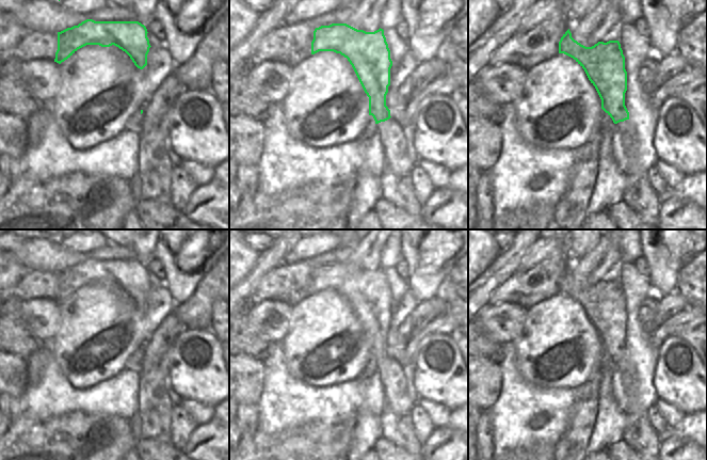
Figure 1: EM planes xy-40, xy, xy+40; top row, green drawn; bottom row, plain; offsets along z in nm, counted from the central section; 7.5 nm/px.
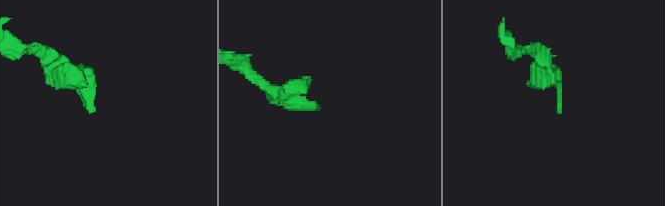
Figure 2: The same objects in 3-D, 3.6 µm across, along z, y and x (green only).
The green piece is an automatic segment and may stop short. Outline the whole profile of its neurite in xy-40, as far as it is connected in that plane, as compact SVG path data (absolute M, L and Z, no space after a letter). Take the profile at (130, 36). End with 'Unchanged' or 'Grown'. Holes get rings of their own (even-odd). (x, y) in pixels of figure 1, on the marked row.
M86 19L78 26L58 32L54 62L61 64L86 45L114 45L125 51L138 68L143 69L147 65L147 54L151 47L147 33L146 27L139 21Z. Unchanged

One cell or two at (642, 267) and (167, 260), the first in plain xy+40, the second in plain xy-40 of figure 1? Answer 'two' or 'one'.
two

